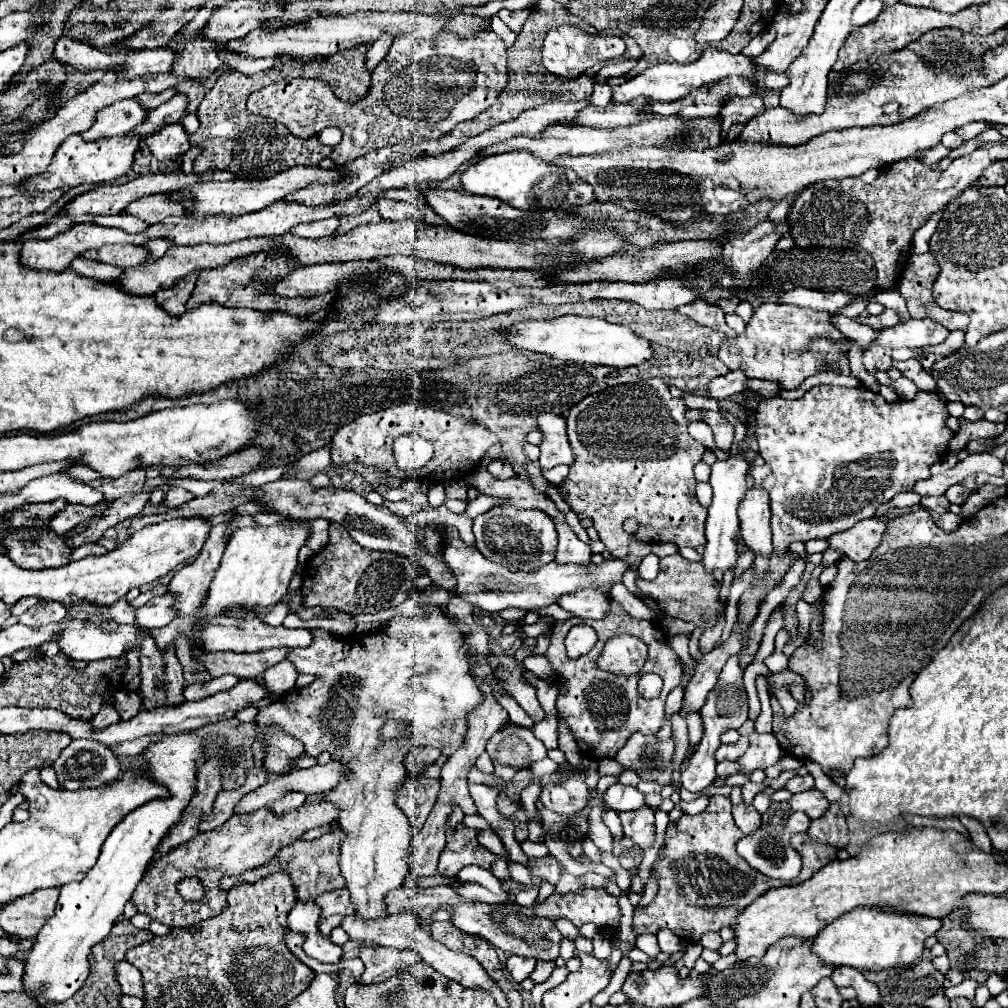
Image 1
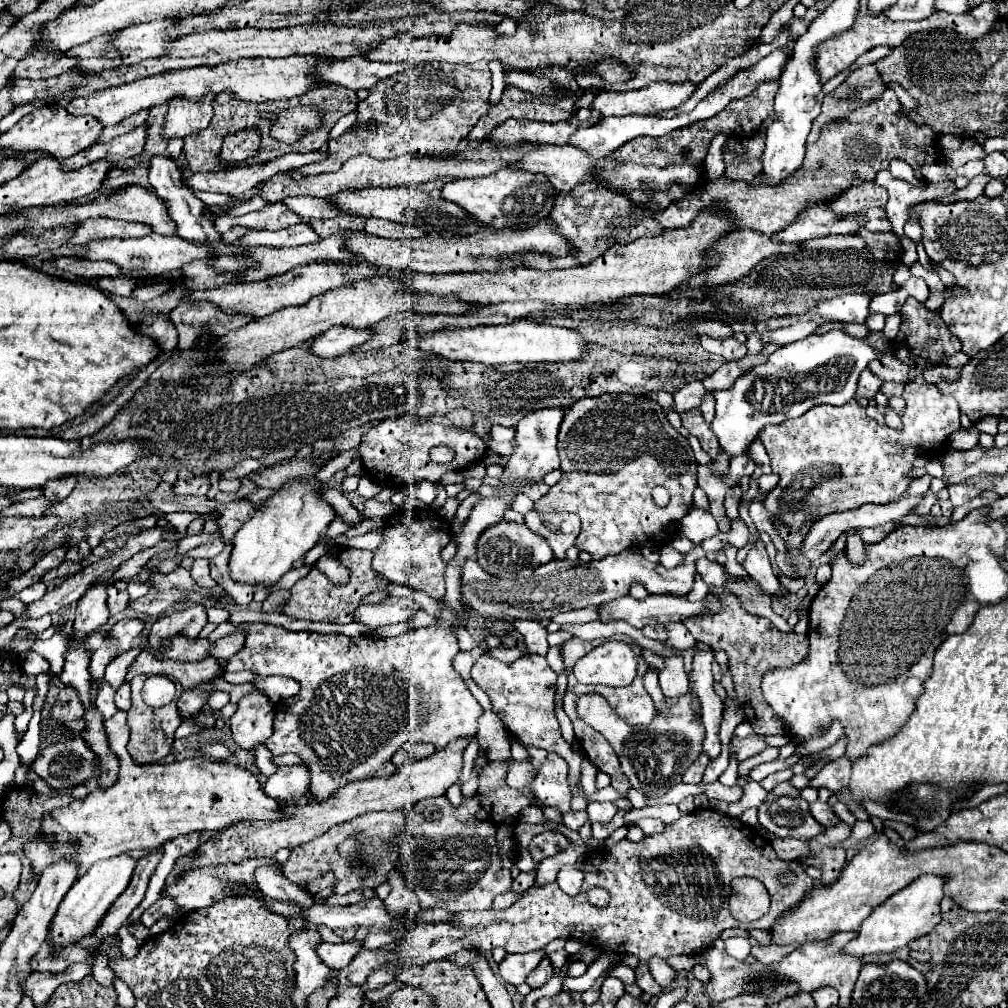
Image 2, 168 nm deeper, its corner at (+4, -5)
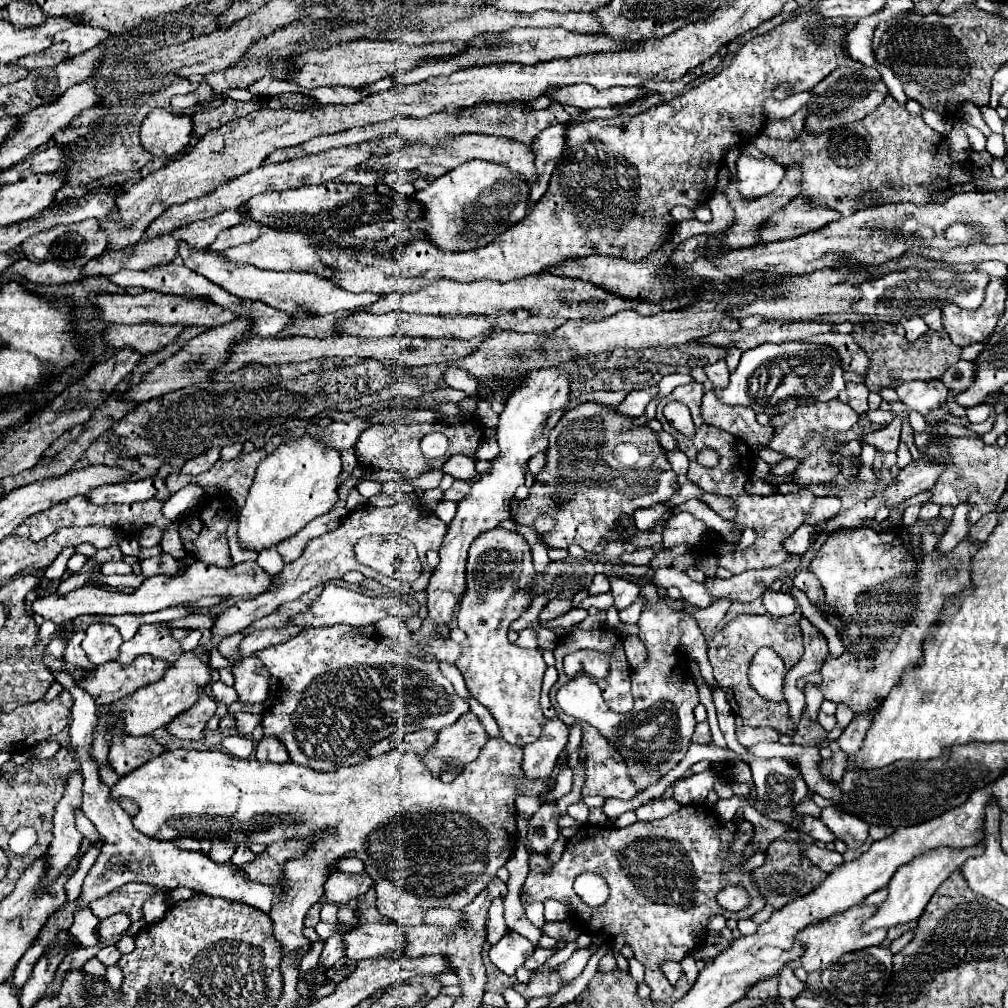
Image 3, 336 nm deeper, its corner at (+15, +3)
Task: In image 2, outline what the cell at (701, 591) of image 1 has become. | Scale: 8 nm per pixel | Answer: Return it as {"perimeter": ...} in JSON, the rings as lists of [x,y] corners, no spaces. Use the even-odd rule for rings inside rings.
{"perimeter":[[[722,593],[720,599],[724,599],[724,611],[720,611],[718,615],[688,619],[688,623],[684,625],[694,639],[712,645],[714,651],[724,651],[730,657],[730,673],[734,679],[738,703],[744,709],[754,731],[760,735],[782,735],[780,731],[786,729],[786,723],[772,711],[772,707],[768,707],[768,703],[764,703],[764,697],[760,695],[760,675],[764,669],[792,667],[806,661],[808,647],[810,647],[808,635],[806,633],[786,635],[778,631],[768,619],[746,613],[740,601],[730,593]]]}

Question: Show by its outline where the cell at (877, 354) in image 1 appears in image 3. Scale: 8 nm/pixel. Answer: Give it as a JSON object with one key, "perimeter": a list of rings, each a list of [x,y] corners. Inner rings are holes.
{"perimeter":[[[847,383],[845,391],[841,391],[839,399],[847,405],[851,405],[857,413],[865,413],[869,407],[867,407],[867,397],[869,397],[869,389],[865,383]]]}

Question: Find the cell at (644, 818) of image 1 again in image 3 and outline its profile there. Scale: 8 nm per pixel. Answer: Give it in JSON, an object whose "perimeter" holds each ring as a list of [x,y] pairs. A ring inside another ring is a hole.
{"perimeter":[[[657,799],[647,803],[645,807],[639,807],[635,813],[637,813],[637,821],[653,821],[677,811],[679,807],[681,805],[675,799]]]}

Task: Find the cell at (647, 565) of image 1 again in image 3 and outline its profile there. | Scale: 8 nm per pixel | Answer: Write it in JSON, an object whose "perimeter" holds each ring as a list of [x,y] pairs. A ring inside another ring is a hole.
{"perimeter":[[[609,575],[609,581],[611,581],[611,593],[615,597],[617,609],[629,607],[639,597],[639,587],[635,583],[629,583],[629,581],[613,577],[613,575]]]}

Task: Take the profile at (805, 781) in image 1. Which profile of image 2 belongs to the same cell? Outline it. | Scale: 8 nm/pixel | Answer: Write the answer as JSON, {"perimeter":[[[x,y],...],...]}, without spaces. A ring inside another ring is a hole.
{"perimeter":[[[844,755],[836,761],[830,761],[828,765],[824,765],[824,769],[820,769],[816,773],[816,777],[810,781],[810,787],[816,787],[816,789],[828,787],[830,791],[838,793],[848,785],[850,771],[852,771],[852,761]]]}

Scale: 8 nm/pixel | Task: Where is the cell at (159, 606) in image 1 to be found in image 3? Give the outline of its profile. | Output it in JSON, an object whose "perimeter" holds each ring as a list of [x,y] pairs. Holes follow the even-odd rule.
{"perimeter":[[[93,623],[87,627],[85,633],[87,633],[87,637],[83,639],[81,647],[87,653],[91,663],[103,665],[107,661],[117,659],[123,639],[121,639],[121,633],[117,631],[115,625]]]}

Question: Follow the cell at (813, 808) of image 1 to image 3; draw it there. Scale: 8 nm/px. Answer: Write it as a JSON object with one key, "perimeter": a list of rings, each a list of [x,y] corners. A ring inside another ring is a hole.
{"perimeter":[[[825,807],[821,809],[819,817],[839,839],[847,843],[849,849],[859,849],[863,841],[869,837],[869,823],[863,819],[857,819],[855,815],[849,815],[837,807]]]}

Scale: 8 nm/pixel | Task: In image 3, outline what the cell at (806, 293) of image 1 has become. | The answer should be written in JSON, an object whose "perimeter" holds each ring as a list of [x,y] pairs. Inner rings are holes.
{"perimeter":[[[951,267],[935,269],[935,271],[919,271],[919,269],[907,269],[899,273],[889,273],[883,277],[877,277],[869,283],[861,283],[857,291],[861,291],[861,299],[853,303],[851,311],[881,319],[881,317],[921,317],[923,313],[931,311],[933,307],[941,307],[945,303],[957,303],[965,309],[975,309],[983,301],[983,291],[989,281],[987,273],[979,271],[953,271]]]}

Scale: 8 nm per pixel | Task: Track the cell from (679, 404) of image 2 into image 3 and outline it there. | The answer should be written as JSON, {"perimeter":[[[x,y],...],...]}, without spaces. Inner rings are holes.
{"perimeter":[[[657,385],[639,389],[639,391],[633,391],[633,393],[627,395],[627,399],[625,399],[617,409],[619,409],[619,413],[623,413],[623,415],[639,417],[639,415],[643,415],[645,407],[657,397],[657,393],[659,393],[659,387],[657,387]]]}

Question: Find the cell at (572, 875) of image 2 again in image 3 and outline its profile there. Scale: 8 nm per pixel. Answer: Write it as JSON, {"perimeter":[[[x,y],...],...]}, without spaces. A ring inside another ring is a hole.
{"perimeter":[[[531,855],[529,857],[529,867],[539,871],[539,873],[549,873],[551,871],[551,863],[547,855]]]}

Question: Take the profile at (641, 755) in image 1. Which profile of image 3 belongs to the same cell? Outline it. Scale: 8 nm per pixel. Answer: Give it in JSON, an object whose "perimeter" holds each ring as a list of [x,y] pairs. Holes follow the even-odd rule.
{"perimeter":[[[615,563],[611,571],[617,573],[619,577],[625,577],[627,581],[633,581],[641,589],[641,593],[645,593],[645,597],[651,597],[637,623],[639,639],[645,643],[649,657],[641,667],[631,671],[635,705],[627,715],[611,711],[605,705],[597,683],[585,675],[579,675],[567,681],[557,691],[557,703],[567,715],[593,725],[619,751],[619,755],[623,757],[627,765],[631,781],[641,793],[649,785],[657,783],[671,769],[675,769],[679,761],[685,757],[695,725],[697,725],[693,717],[693,709],[699,703],[699,695],[693,683],[693,675],[687,667],[687,659],[683,657],[683,653],[679,653],[679,629],[677,629],[679,615],[677,611],[655,601],[659,597],[657,587],[645,575],[639,575],[639,577],[629,575],[623,571],[621,563]]]}

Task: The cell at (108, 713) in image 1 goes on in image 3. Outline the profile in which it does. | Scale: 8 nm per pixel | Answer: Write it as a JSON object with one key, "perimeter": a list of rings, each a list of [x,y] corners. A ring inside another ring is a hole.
{"perimeter":[[[77,629],[75,631],[75,635],[71,637],[73,641],[69,641],[69,647],[67,647],[67,651],[65,651],[65,661],[67,663],[71,663],[71,665],[77,665],[77,667],[83,667],[87,673],[85,673],[85,677],[89,677],[89,675],[93,675],[93,671],[95,671],[95,667],[89,663],[89,659],[87,659],[87,655],[85,655],[85,651],[81,649],[81,641],[85,639],[85,633],[81,631],[81,629]]]}

